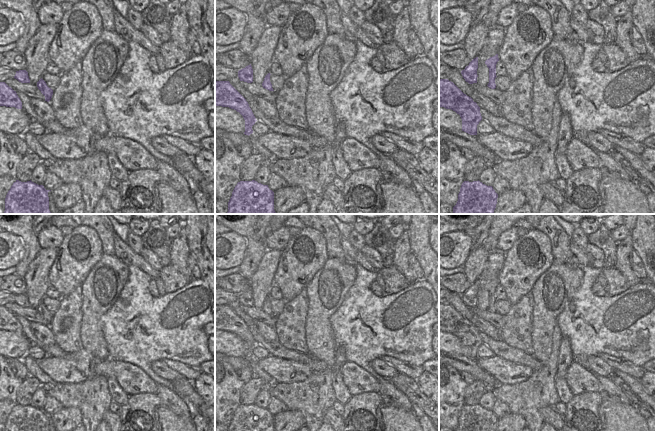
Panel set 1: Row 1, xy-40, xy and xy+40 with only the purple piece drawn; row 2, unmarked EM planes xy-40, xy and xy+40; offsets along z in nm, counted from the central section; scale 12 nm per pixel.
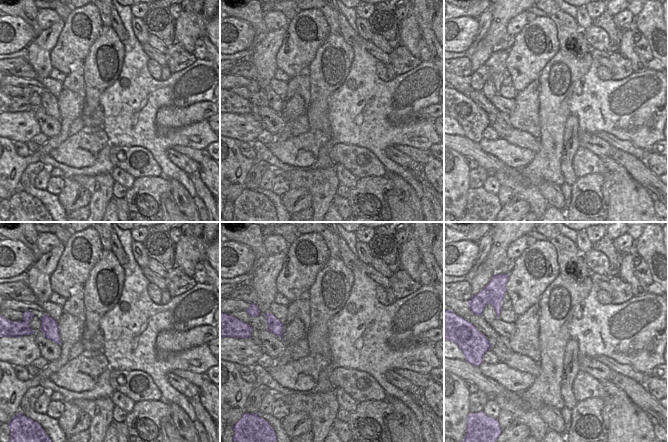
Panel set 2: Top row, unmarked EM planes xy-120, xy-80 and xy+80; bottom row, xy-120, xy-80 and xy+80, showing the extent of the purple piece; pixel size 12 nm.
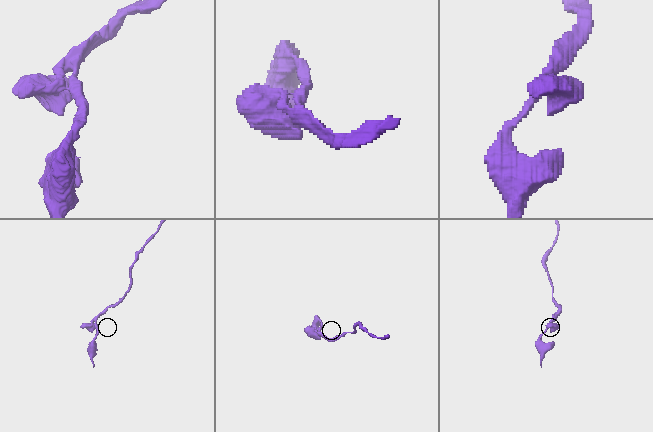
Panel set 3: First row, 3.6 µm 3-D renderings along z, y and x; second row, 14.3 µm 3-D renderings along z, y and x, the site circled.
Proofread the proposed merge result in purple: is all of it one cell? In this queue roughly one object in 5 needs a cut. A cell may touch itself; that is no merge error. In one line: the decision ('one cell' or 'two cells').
one cell

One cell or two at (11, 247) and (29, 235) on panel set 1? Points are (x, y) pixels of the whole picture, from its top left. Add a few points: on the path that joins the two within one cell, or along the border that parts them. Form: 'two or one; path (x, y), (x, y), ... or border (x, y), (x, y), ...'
two; border (10, 232), (23, 244), (17, 263)

